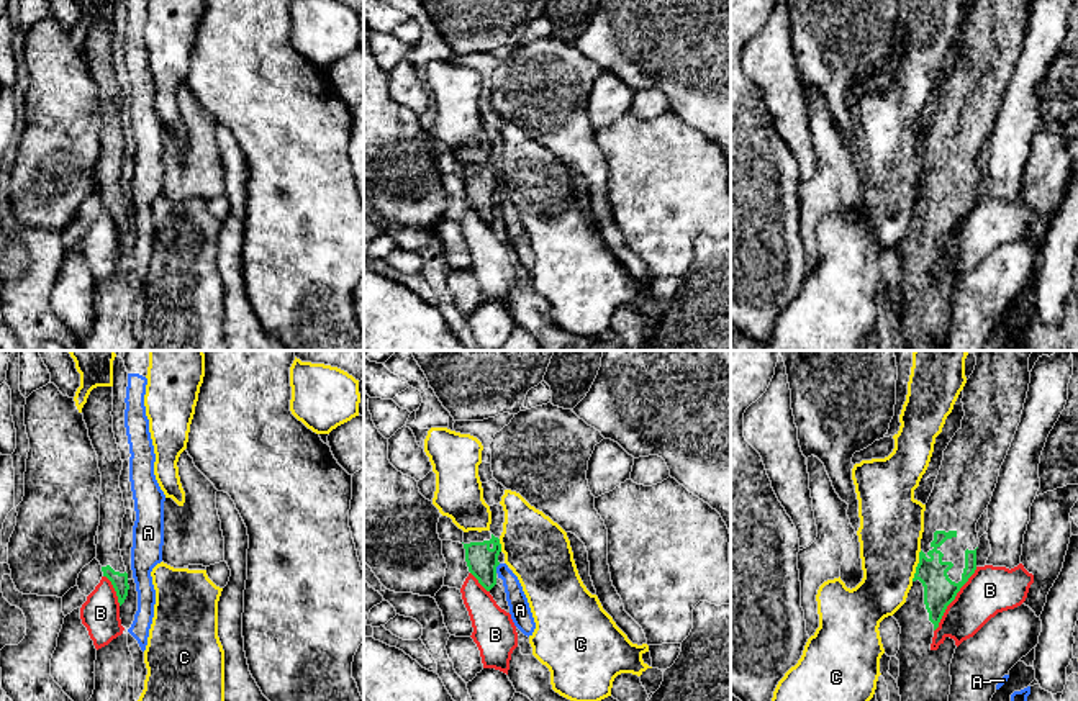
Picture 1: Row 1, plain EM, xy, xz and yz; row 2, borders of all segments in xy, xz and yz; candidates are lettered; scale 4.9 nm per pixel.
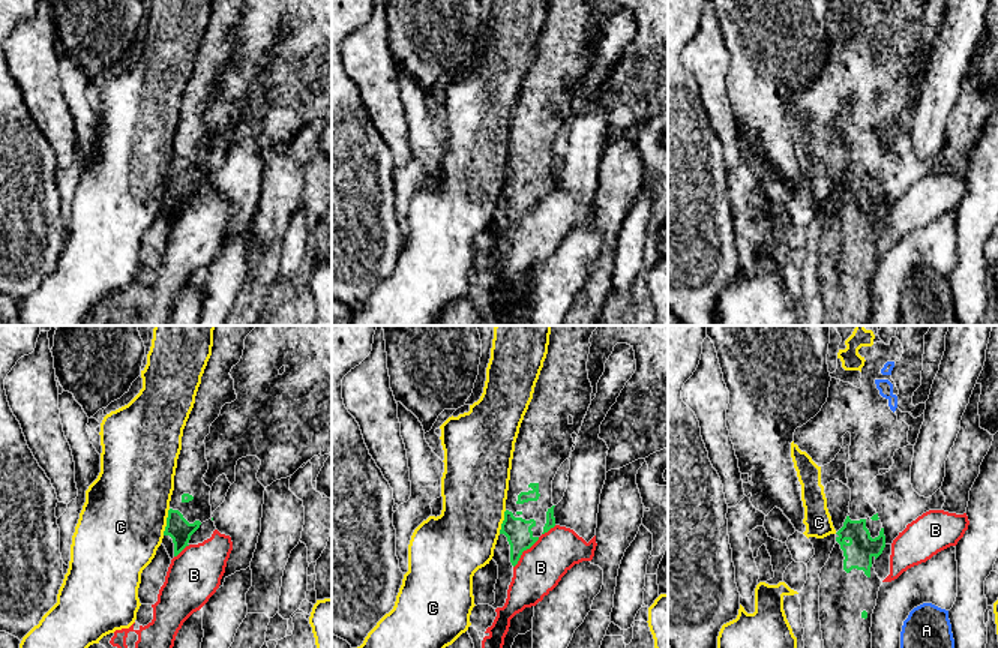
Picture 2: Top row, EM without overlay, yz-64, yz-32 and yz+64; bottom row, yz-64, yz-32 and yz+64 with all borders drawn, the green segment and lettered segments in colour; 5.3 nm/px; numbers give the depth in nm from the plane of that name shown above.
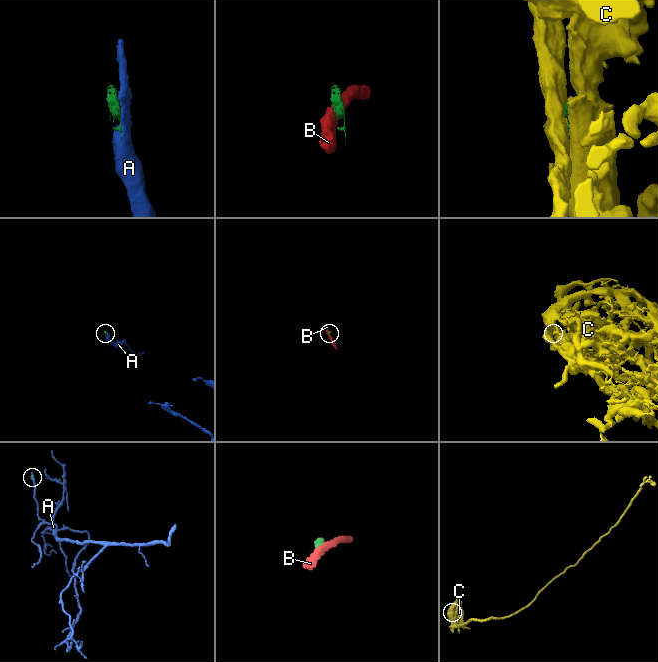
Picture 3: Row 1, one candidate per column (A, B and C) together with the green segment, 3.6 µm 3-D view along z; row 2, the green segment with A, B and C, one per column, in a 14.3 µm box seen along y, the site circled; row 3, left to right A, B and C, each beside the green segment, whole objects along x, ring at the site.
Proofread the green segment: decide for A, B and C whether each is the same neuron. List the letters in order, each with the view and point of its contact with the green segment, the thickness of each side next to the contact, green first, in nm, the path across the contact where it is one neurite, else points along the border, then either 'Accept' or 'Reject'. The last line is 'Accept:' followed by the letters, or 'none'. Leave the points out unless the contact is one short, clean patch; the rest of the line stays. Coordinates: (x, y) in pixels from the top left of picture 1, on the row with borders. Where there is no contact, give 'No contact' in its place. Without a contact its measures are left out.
A: Touches green at xz (495, 569). Thickness 150 nm (green) against 100 nm. Boundary: xz (500, 564), (495, 572). Reject
B: Touches green at yz (954, 598). Thickness 160 nm (green) against 240 nm. Boundary: yz (977, 567), (947, 606), (934, 631). Reject
C: Touches green at yz (918, 565). Thickness 160 nm (green) against 320 nm. Reject
Accept: none

